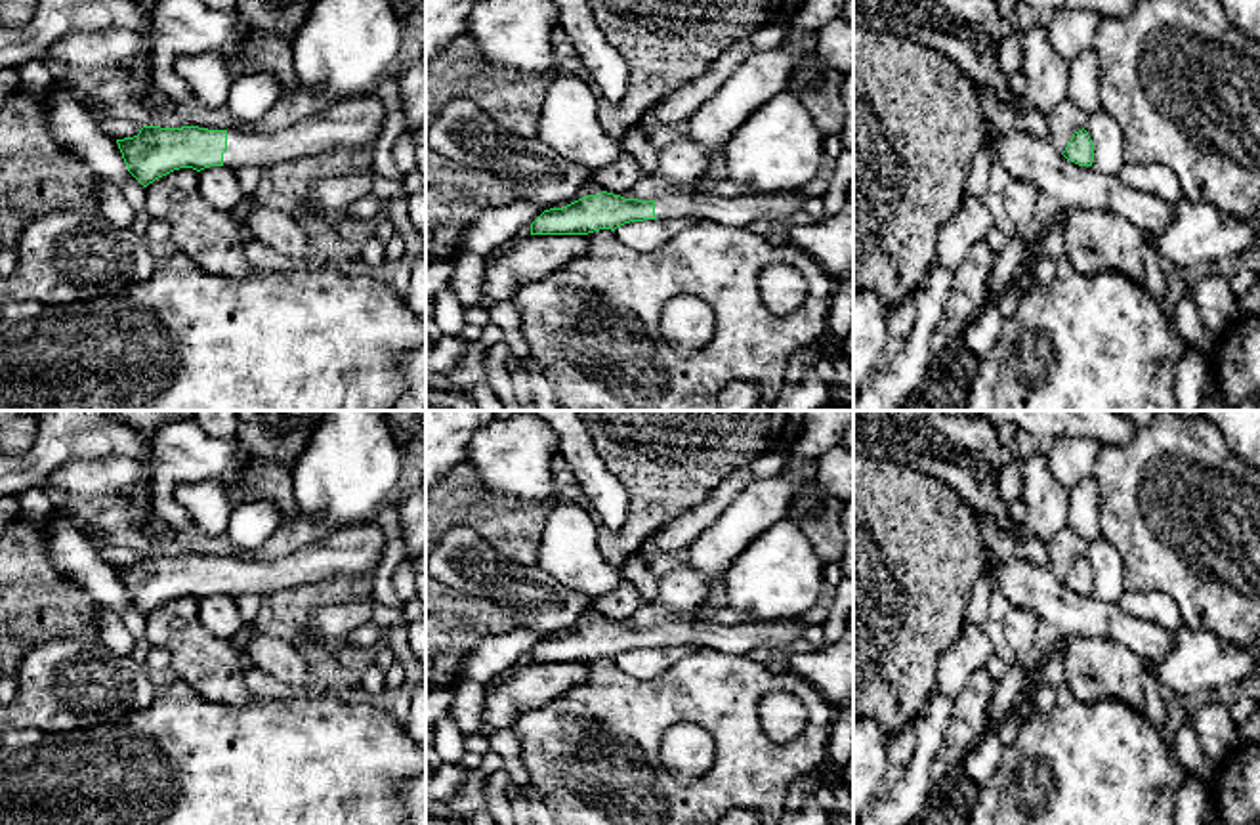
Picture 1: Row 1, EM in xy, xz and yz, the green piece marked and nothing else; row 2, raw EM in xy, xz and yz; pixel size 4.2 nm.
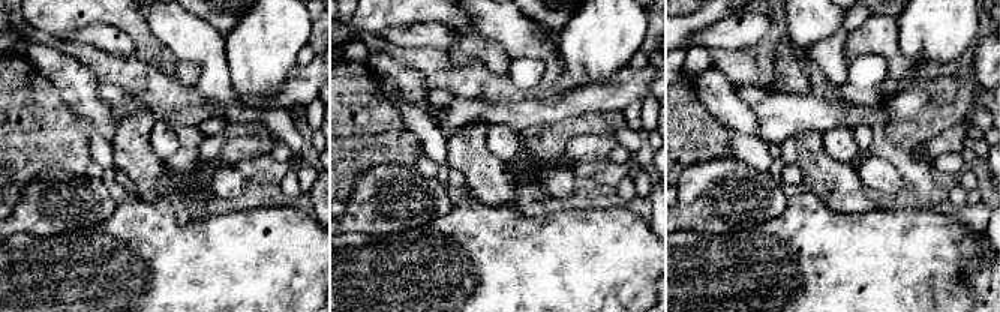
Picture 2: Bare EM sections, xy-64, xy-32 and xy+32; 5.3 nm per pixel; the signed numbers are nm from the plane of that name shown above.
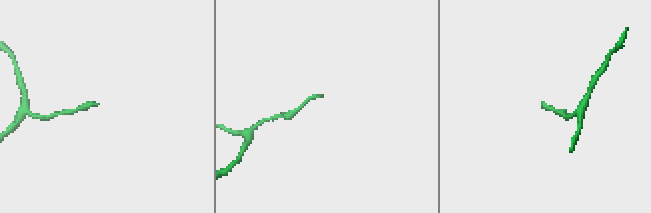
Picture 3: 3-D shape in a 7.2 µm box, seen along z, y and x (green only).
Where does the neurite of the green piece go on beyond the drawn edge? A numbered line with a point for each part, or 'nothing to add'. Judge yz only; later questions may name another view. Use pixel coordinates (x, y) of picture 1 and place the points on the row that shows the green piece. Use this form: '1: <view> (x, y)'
nothing to add

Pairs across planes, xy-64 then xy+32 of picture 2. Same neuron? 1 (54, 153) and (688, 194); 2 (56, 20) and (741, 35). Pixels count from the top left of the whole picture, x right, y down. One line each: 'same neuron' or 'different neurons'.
1: different neurons
2: different neurons

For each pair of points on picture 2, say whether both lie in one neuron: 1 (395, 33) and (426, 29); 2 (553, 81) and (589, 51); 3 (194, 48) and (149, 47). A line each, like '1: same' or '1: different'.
1: same
2: different
3: different

